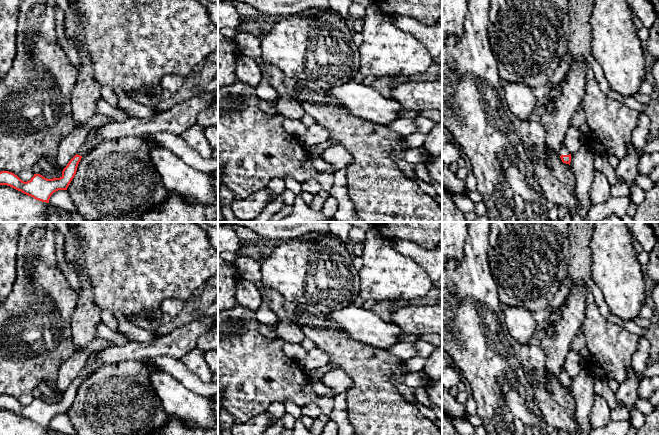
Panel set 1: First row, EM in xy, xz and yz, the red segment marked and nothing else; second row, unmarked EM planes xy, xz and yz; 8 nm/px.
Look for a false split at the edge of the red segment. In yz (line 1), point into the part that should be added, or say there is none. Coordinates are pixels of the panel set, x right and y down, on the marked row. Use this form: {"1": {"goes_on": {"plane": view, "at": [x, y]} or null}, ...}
{"1": {"goes_on": {"plane": "yz", "at": [563, 151]}}}

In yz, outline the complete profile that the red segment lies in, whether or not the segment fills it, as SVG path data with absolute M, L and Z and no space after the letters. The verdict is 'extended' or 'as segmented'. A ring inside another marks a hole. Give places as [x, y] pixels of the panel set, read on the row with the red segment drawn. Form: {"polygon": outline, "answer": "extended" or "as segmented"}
{"polygon": "M563 145L561 147L561 149L559 150L560 158L562 160L563 163L569 164L571 162L571 154L569 153L567 147L565 145Z", "answer": "extended"}

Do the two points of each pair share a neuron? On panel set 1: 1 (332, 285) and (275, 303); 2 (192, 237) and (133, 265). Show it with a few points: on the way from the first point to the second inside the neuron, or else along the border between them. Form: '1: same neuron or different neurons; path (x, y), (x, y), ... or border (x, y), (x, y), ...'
1: different neurons; border (266, 286), (277, 290), (288, 300), (309, 305)
2: same neuron; path (177, 251), (148, 251)

